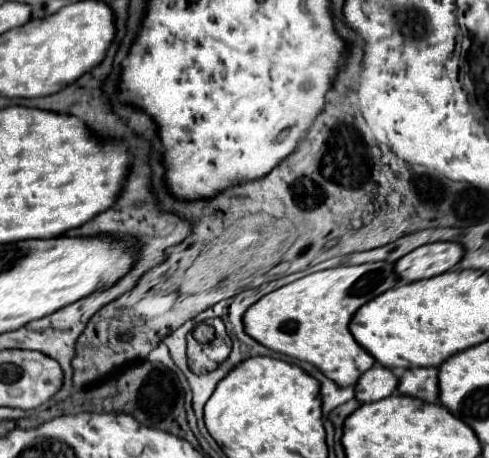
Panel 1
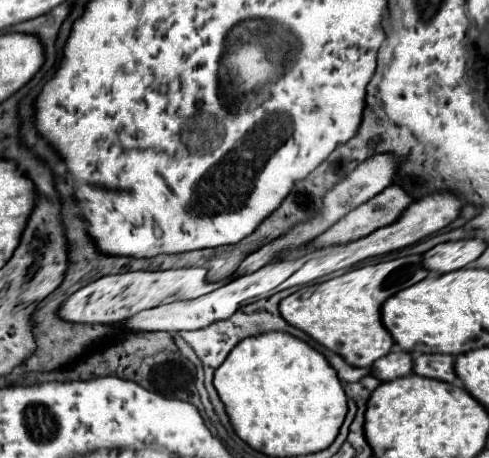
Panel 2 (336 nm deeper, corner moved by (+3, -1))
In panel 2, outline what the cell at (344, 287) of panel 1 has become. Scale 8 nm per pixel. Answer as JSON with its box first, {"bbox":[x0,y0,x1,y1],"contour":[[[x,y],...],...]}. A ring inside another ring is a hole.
{"bbox":[281,255,429,367],"contour":[[[407,255],[393,261],[353,269],[341,277],[303,287],[281,301],[283,319],[309,333],[327,349],[339,353],[353,367],[371,367],[379,357],[387,355],[395,345],[391,333],[381,321],[381,305],[397,291],[423,281],[429,271],[423,267],[423,255]]]}

